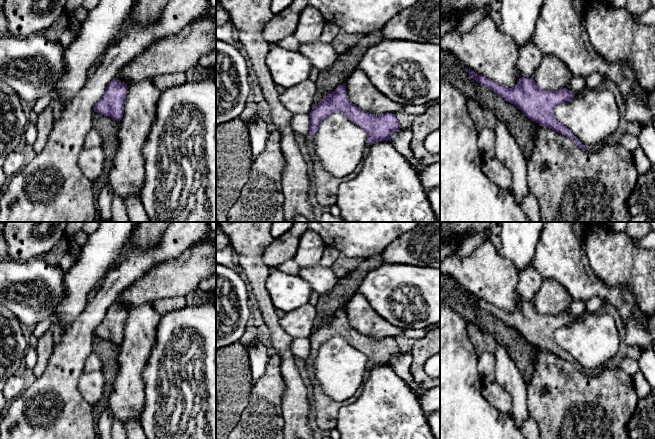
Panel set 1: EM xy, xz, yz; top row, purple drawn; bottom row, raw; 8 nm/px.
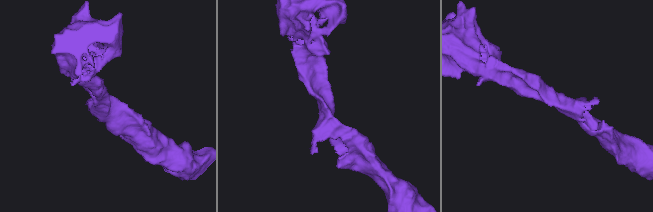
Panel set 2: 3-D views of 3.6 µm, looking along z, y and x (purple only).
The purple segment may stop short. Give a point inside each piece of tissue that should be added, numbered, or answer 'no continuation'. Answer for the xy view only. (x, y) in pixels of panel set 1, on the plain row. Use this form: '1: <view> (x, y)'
no continuation

